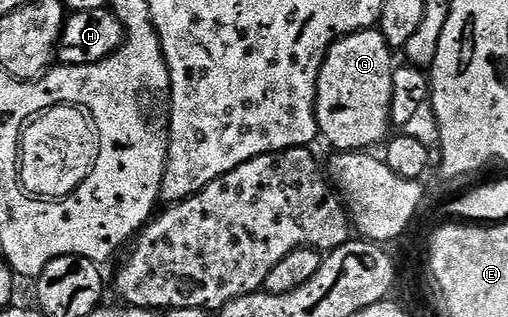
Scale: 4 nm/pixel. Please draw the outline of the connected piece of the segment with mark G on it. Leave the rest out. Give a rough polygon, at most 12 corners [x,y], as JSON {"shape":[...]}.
{"shape":[[340,38],[319,70],[315,118],[336,151],[388,137],[392,48]]}

